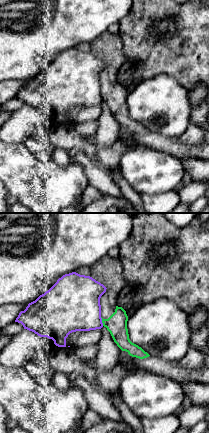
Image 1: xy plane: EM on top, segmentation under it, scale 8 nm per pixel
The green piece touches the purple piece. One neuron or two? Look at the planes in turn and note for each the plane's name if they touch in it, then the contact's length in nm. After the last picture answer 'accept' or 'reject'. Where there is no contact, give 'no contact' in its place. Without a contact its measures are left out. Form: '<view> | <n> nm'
xy | 80 nm

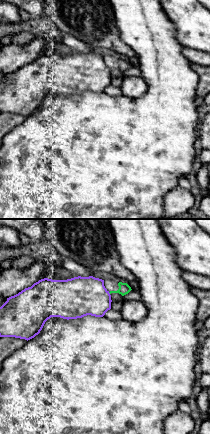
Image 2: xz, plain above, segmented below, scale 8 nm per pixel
no contact

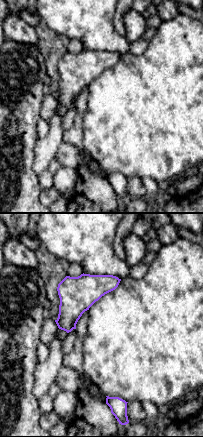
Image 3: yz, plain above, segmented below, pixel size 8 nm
no contact

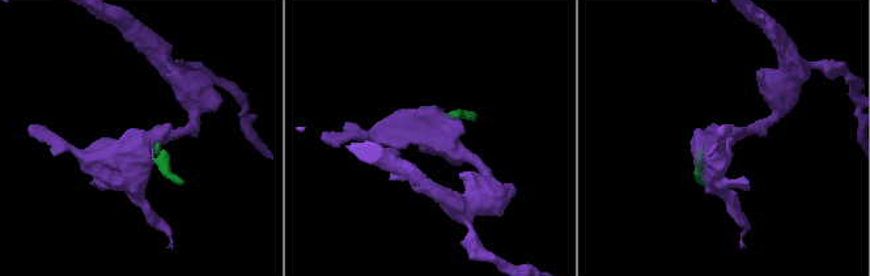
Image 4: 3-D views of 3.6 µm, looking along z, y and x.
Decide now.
reject

